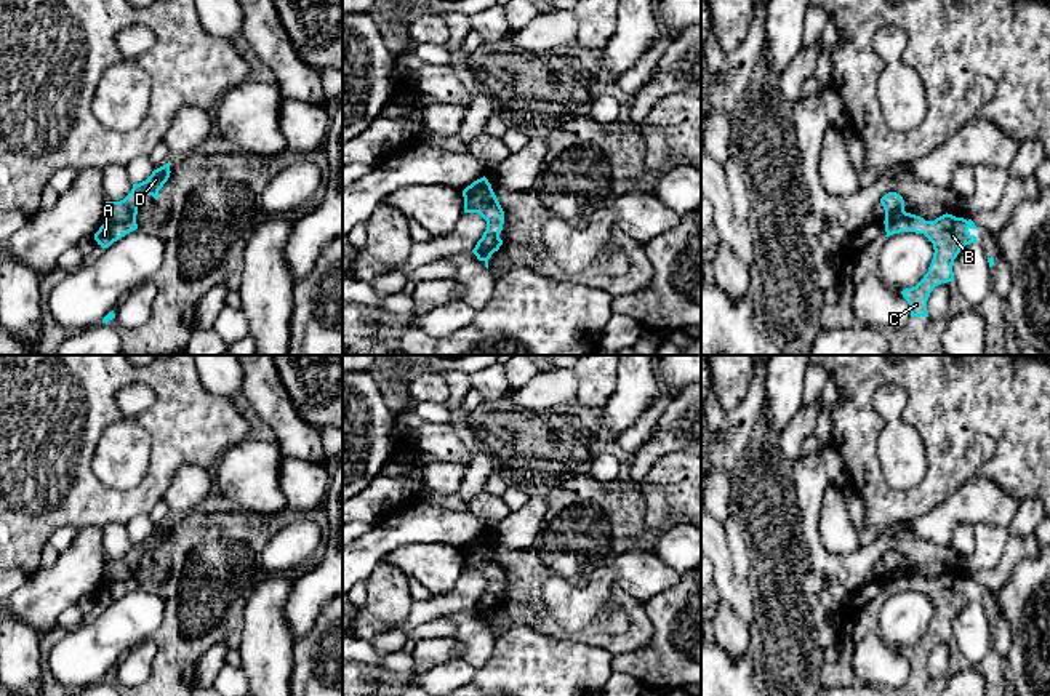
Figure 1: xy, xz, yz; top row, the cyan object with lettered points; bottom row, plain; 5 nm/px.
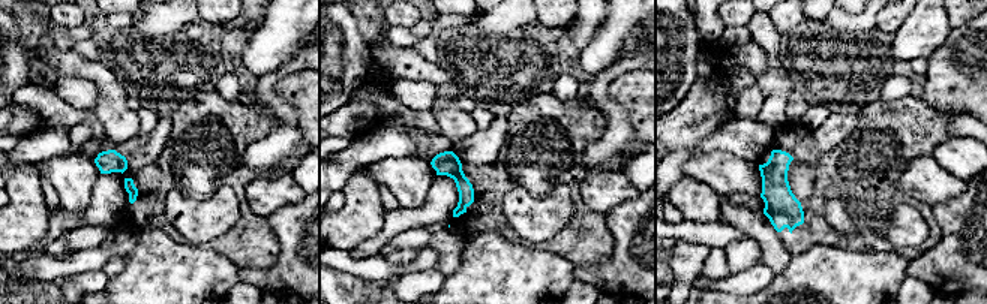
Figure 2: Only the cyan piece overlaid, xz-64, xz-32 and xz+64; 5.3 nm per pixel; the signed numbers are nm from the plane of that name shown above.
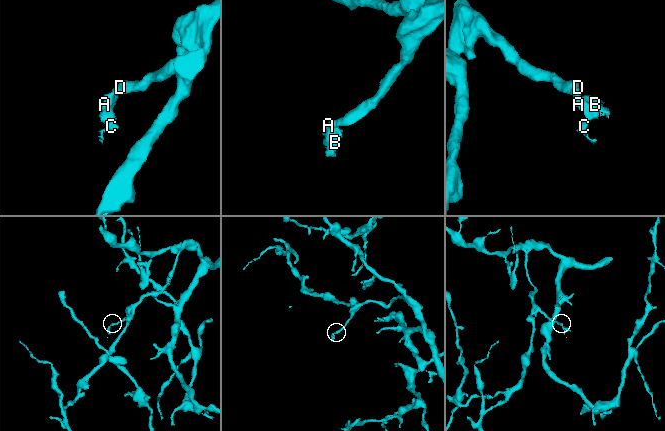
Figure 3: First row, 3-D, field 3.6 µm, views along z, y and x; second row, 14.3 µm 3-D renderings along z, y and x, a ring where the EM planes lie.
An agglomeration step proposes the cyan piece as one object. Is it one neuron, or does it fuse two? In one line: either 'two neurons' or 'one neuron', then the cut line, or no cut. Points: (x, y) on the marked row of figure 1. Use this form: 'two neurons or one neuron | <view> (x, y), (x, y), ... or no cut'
two neurons | xy (135, 216), (106, 220)

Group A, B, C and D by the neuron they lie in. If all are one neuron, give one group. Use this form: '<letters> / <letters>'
A B C / D

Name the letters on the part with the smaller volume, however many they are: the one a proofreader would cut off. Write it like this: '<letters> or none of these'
A, B, C

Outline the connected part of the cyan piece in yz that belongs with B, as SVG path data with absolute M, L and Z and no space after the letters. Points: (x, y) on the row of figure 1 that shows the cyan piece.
M904 213L895 222L885 224L887 237L900 232L924 234L933 243L933 259L928 272L912 288L901 291L909 304L911 317L928 317L927 301L935 286L954 282L952 264L965 245L976 243L976 237L970 235L970 229L980 229L972 219L943 214L935 221L925 221L920 216Z

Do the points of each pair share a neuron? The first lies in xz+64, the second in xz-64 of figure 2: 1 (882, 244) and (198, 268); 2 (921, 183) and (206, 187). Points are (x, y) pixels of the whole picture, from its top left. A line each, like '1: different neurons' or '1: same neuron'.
1: different neurons
2: different neurons

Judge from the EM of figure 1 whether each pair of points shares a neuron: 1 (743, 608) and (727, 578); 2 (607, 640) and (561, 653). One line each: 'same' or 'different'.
1: same
2: different

